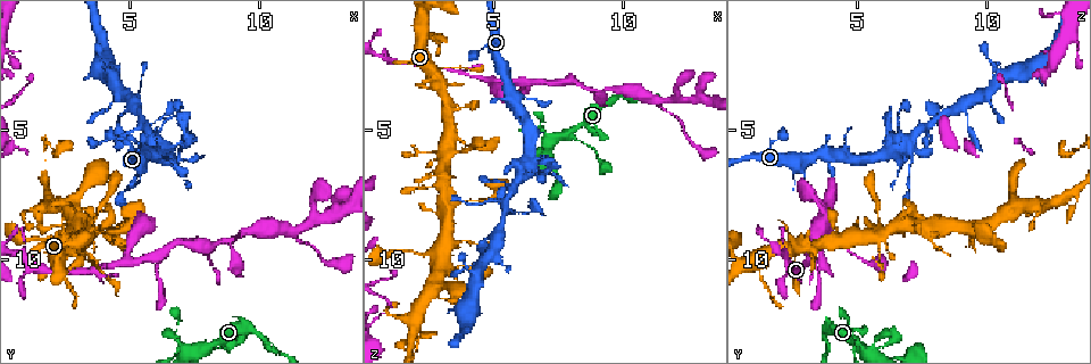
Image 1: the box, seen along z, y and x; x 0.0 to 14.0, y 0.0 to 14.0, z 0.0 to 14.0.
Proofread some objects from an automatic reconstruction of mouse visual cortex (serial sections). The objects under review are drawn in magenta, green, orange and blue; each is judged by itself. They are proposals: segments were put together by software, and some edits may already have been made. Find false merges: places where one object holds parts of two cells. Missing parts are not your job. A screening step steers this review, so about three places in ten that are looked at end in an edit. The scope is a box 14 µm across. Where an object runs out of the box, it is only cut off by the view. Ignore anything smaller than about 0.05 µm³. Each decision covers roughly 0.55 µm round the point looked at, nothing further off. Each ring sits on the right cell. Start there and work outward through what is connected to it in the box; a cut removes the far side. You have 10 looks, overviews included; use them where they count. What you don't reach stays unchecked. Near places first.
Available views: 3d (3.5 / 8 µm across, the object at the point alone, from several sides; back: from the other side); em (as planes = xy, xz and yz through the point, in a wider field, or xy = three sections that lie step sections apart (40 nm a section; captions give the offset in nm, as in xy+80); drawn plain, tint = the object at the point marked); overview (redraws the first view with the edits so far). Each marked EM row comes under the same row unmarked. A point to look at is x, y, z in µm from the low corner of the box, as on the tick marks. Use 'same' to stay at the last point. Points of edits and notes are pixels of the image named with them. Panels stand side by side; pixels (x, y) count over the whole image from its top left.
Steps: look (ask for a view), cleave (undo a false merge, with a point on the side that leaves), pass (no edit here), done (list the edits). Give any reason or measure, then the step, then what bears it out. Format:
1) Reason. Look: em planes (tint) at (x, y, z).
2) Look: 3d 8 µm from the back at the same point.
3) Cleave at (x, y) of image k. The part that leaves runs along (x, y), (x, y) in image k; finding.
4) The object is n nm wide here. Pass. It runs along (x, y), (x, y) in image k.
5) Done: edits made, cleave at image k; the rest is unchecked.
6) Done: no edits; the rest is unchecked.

Abrupt turn. Look: 3d 3.5 µm at (1.1, 10.4, 2.3).

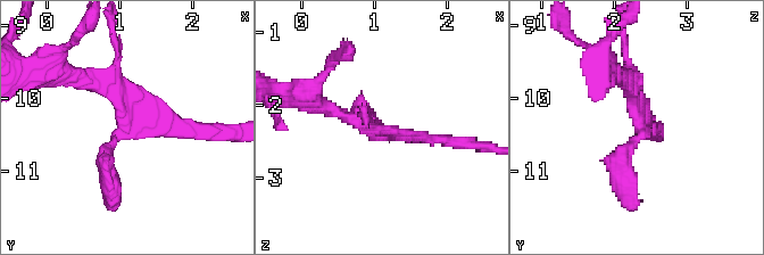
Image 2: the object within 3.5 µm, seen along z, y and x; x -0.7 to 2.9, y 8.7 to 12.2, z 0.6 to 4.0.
3 arms meet here; the arms are 150, 250, 250 nm wide; shape alone is not enough. Look: em xy step 1 (tint) at (1.20, 10.35, 2.40).

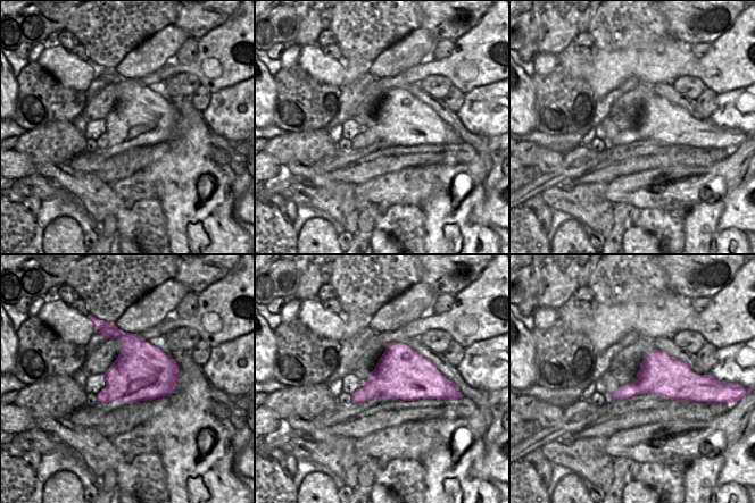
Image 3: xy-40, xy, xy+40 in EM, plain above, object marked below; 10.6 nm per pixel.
Pass. It runs along (209, 130), (83, 77) in image 2; continuous, no second cell.

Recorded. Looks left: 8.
Look: 3d 3.5 µm at (2.9, 9.5, 3.0).

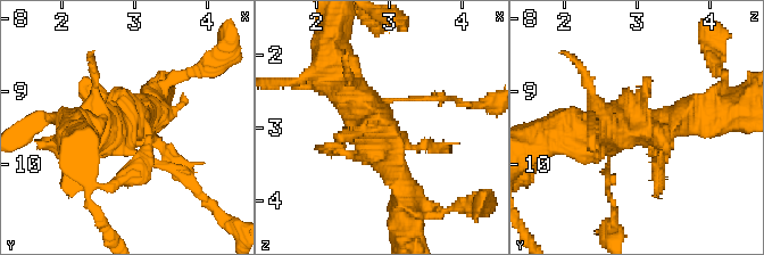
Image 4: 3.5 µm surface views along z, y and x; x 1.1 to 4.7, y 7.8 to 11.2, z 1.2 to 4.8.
Shape alone is not enough. Look: em xy step 2 (tint) at (2.90, 9.50, 3.00).

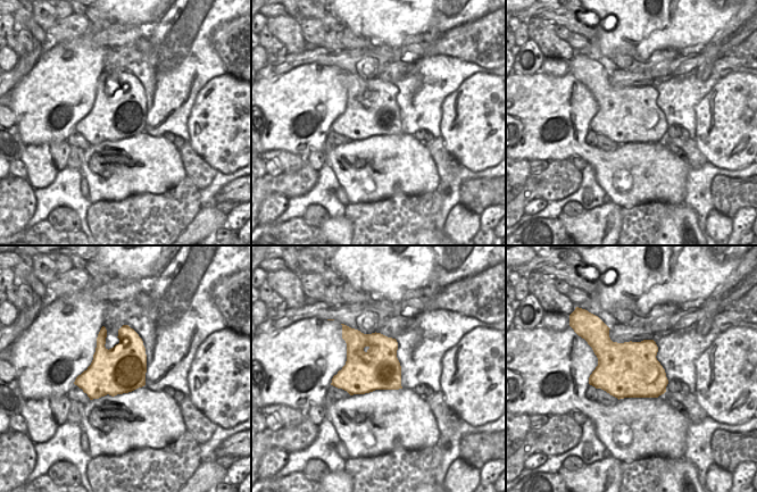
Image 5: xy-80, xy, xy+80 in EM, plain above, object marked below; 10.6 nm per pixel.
Pass. It runs along (333, 73), (392, 140), (403, 192) in image 4; one cell here.

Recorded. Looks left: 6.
Sharp bend. Look: 3d 3.5 µm at (9.3, 13.1, 6.4).

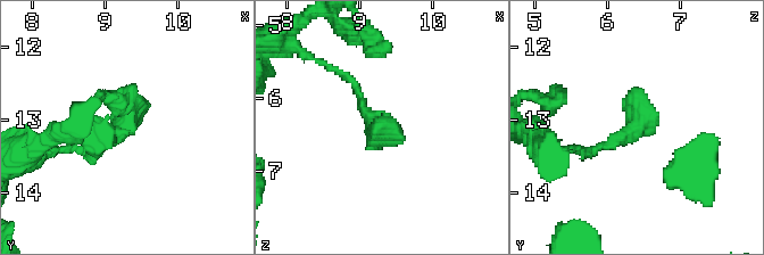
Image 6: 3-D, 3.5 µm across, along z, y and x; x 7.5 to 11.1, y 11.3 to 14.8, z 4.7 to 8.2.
Need the tissue. Look: em xy step 1 (tint) at (9.30, 13.05, 6.40).

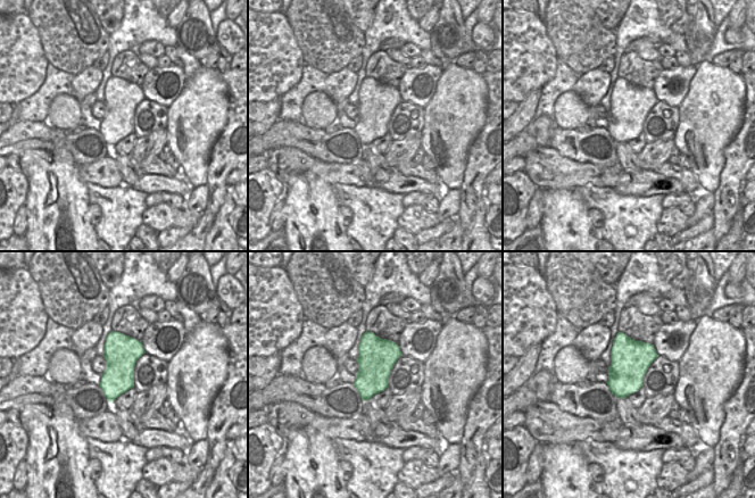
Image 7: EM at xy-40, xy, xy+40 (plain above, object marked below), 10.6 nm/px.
Look: em planes (tint) at the same point.

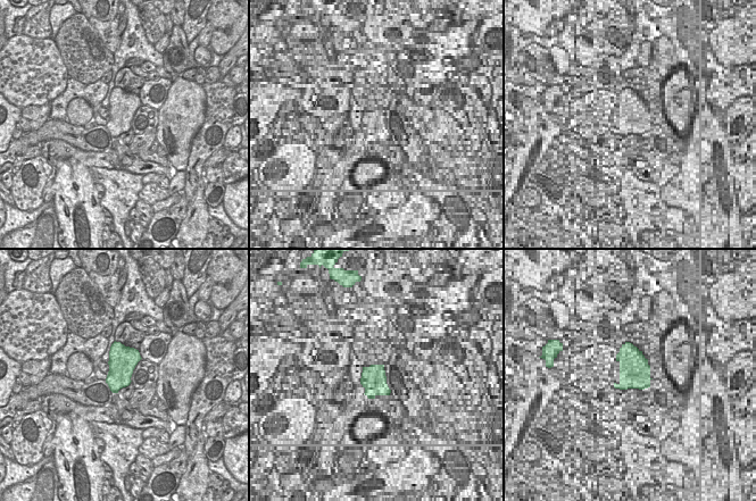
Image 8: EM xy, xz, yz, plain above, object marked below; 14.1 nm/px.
Pass. It runs along (582, 150), (629, 132), (646, 95) in image 6; continuous, no second cell.

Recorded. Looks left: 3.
Abrupt turn. Look: 3d 3.5 µm at (6.8, 6.2, 6.8).

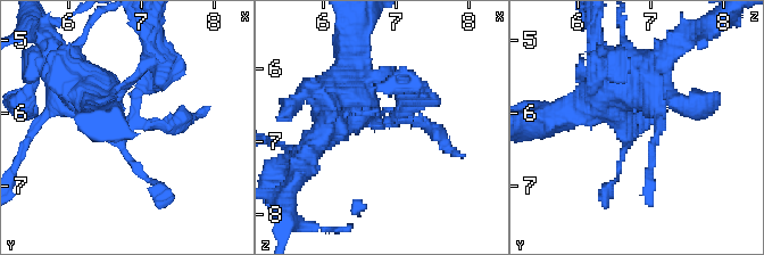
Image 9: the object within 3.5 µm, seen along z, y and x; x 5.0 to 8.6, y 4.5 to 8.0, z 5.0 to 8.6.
Now the EM. Look: em xy step 2 (tint) at (6.75, 6.20, 6.75).

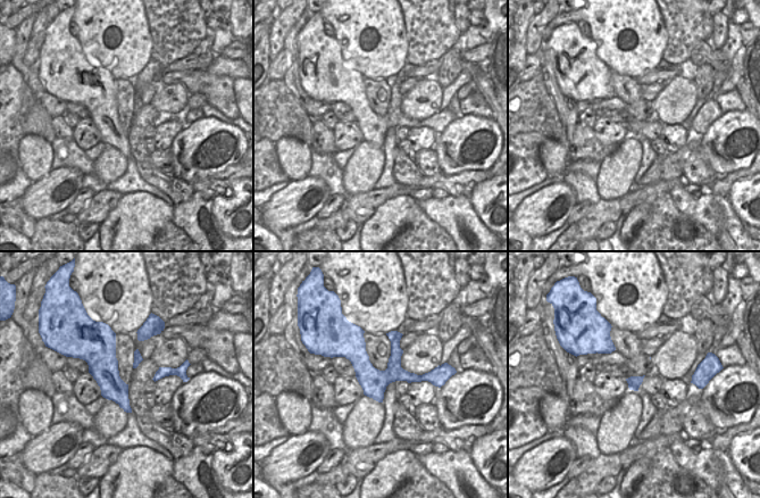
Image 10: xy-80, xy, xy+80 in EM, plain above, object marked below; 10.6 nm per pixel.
Pass. It runs along (91, 100), (126, 129), (133, 100), (162, 75) in image 9; one cell here.

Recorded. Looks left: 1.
Done: no edits; the rest is unchecked.

